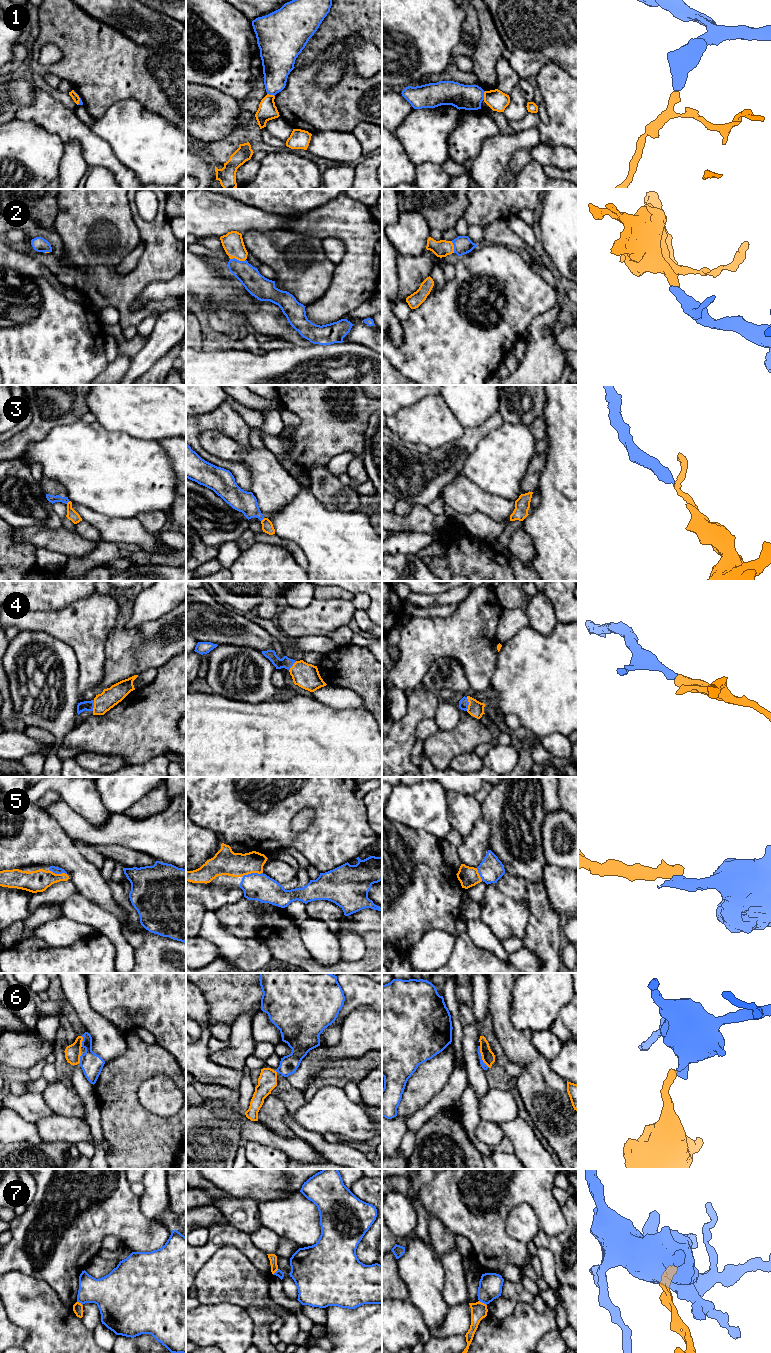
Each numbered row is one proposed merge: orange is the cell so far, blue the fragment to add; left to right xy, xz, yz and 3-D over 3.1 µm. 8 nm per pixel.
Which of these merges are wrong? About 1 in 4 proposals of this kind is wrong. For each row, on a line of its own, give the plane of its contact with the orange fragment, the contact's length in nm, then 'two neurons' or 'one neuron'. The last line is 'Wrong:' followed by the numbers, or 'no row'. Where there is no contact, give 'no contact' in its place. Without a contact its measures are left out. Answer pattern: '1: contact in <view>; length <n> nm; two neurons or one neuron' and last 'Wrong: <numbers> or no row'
1: contact in yz; length 70 nm; two neurons
2: contact in xz; length 130 nm; one neuron
3: contact in xz; length 40 nm; two neurons
4: contact in yz; length 110 nm; one neuron
5: contact in xz; length 160 nm; one neuron
6: contact in yz; length 190 nm; one neuron
7: contact in yz; length 80 nm; two neurons
Wrong: 1, 3, 7

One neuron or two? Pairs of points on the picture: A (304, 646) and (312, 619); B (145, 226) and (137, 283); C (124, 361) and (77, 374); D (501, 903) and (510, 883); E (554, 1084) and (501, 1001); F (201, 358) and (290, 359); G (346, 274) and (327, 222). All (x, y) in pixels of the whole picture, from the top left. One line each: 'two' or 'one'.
A: two
B: one
C: two
D: two
E: one
F: one
G: one

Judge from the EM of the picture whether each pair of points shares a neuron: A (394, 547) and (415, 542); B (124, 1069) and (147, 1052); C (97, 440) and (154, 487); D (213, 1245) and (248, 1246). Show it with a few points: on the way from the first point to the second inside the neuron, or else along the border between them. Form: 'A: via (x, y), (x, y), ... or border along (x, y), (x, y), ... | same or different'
A: via (399, 543), (410, 543) | same
B: via (130, 1069), (141, 1058) | same
C: via (111, 454), (133, 476), (140, 479) | same
D: via (222, 1239), (239, 1239) | same

